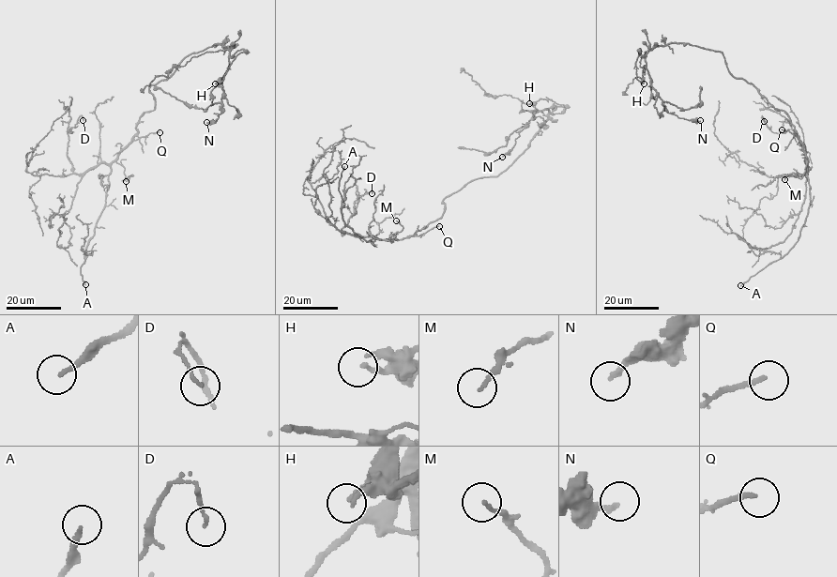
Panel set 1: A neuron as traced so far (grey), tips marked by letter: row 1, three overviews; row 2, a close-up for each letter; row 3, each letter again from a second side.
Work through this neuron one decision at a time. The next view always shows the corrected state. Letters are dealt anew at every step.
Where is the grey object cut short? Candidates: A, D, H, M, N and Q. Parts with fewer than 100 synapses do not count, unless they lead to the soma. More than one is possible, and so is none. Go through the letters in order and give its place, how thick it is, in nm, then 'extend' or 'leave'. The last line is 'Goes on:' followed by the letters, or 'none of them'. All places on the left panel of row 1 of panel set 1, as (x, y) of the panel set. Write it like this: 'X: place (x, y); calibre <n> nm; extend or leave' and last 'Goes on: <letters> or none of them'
A: place (85, 284); calibre 180 nm; extend
D: place (83, 120); calibre 110 nm; leave
H: place (215, 83); calibre 160 nm; leave
M: place (126, 181); calibre 140 nm; leave
N: place (206, 122); calibre 220 nm; leave
Q: place (159, 132); calibre 180 nm; leave
Goes on: A

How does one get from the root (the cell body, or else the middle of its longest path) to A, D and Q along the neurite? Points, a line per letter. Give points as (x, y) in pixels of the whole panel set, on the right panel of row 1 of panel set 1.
A: (762, 96), (788, 115), (802, 144), (810, 186), (810, 204), (797, 242), (781, 258), (769, 263), (740, 285)
D: (762, 96), (788, 115), (807, 173), (798, 135), (791, 129), (774, 132), (764, 121)
Q: (762, 96), (788, 115), (795, 135), (782, 129)

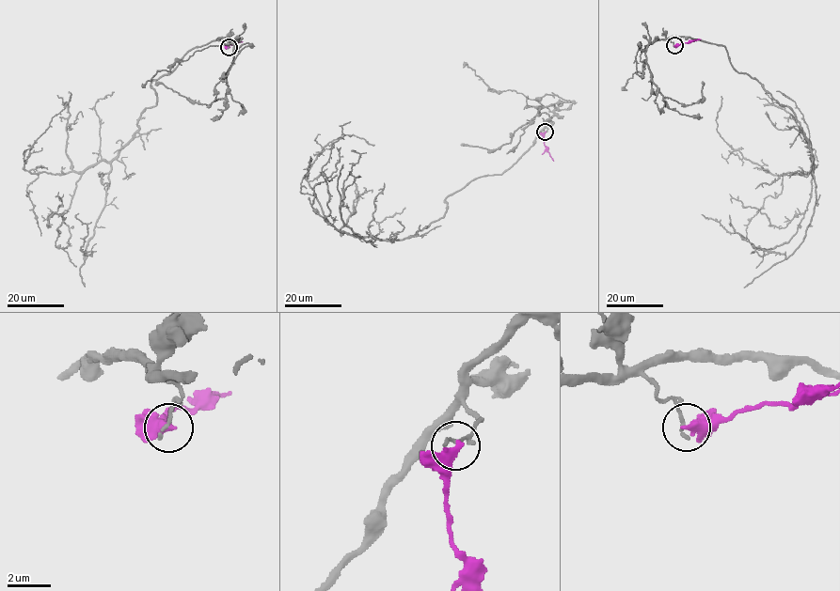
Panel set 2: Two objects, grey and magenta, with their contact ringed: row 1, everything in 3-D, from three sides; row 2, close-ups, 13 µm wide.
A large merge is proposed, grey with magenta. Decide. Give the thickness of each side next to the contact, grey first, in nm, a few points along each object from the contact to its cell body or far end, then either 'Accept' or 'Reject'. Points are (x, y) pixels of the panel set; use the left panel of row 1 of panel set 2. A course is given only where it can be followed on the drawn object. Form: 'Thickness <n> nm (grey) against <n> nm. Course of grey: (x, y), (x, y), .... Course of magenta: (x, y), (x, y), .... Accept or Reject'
Thickness 170 nm (grey) against 480 nm. Course of grey: (229, 46), (195, 46), (153, 80), (157, 102), (76, 183), (69, 243), (55, 247), (67, 211). Course of magenta: (229, 47), (243, 41). Reject

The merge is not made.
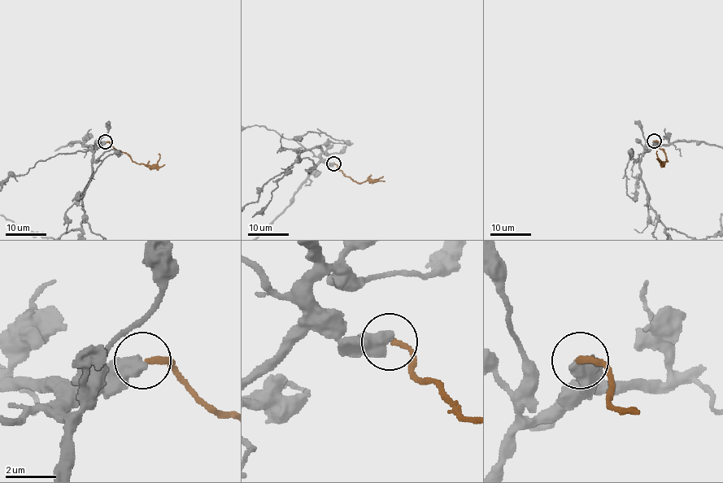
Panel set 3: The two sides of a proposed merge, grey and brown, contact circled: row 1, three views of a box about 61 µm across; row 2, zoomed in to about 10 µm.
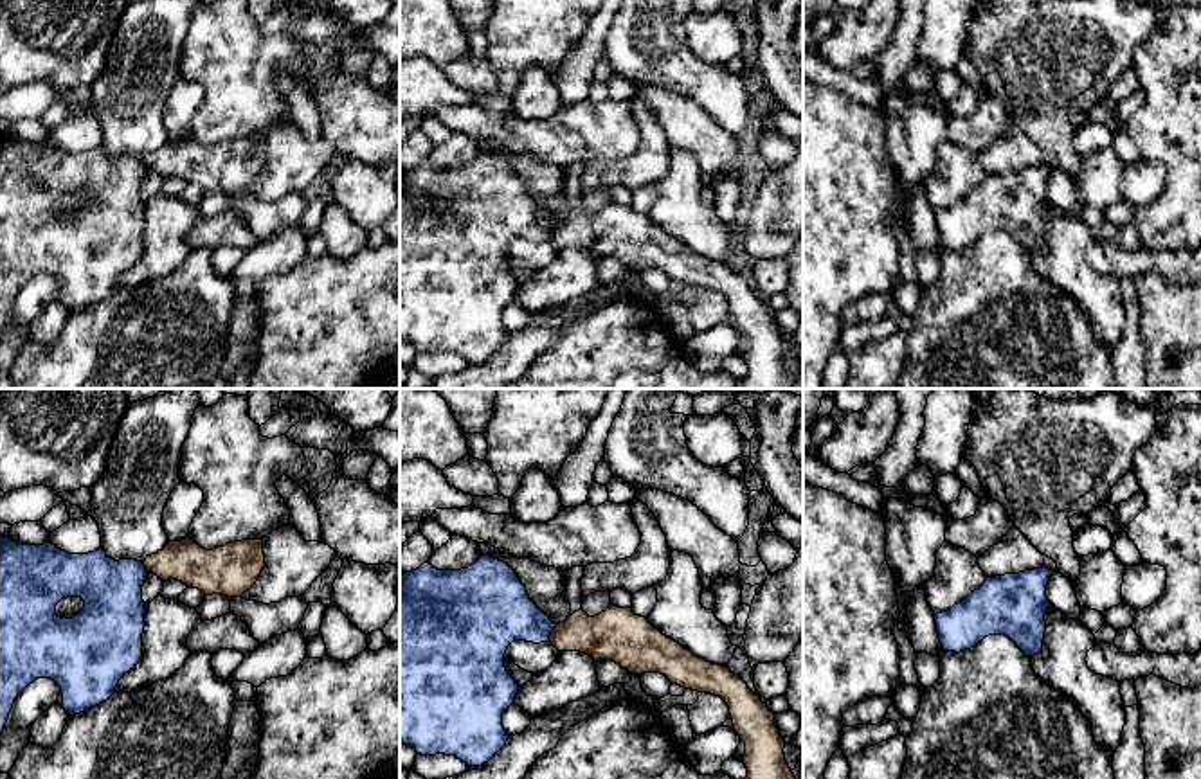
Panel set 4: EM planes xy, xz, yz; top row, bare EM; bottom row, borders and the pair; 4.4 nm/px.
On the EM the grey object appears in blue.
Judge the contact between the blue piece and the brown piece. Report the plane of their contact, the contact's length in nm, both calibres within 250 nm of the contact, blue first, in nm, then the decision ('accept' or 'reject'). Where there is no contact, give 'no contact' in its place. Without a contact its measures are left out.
meets blue in xz; contact 90 nm long; 300 nm thick on the blue side, 200 nm on the other; reject

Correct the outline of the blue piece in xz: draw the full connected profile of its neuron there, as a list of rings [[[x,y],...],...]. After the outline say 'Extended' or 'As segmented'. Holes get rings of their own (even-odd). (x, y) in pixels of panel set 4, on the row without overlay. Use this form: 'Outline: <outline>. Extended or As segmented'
Outline: [[[481,153],[461,167],[438,167],[429,158],[400,171],[400,340],[421,353],[456,353],[481,363],[506,342],[502,309],[519,281],[504,264],[513,237],[549,239],[555,219],[529,196],[515,167]]]. As segmented

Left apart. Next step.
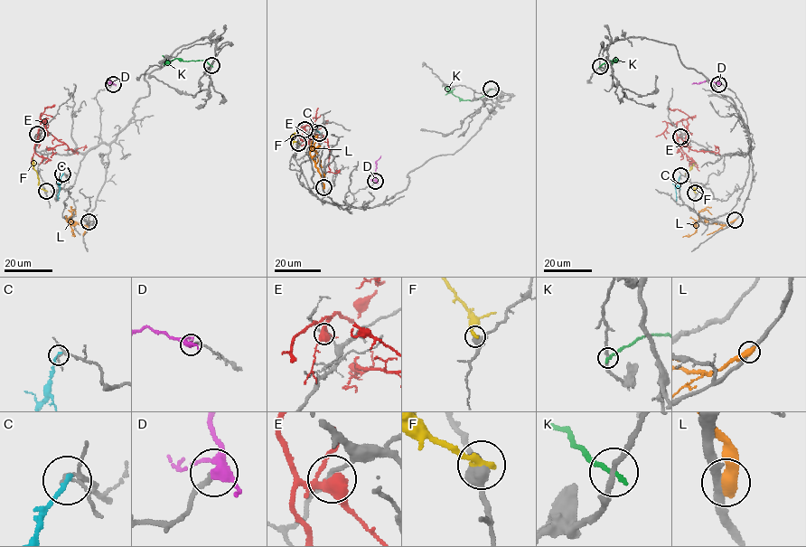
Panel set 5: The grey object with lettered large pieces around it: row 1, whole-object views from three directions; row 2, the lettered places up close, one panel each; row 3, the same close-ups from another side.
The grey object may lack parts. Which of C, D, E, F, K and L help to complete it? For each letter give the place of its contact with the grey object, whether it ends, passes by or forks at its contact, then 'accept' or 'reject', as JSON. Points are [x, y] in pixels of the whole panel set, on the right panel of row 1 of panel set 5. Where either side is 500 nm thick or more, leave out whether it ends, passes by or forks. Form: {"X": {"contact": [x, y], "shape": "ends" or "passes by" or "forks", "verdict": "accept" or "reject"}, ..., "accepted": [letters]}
{"C": {"contact": [680, 175], "shape": "ends", "verdict": "reject"}, "D": {"contact": [718, 84], "shape": "forks", "verdict": "accept"}, "E": {"contact": [680, 136], "shape": "forks", "verdict": "reject"}, "F": {"contact": [695, 193], "shape": "ends", "verdict": "reject"}, "K": {"contact": [600, 66], "shape": "ends", "verdict": "reject"}, "L": {"contact": [735, 220], "verdict": "reject"}, "accepted": ["D"]}

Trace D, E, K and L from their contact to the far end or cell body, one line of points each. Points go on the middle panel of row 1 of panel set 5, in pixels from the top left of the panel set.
D: (375, 181), (376, 162), (380, 155)
E: (304, 129), (307, 125), (311, 127), (310, 137), (326, 138), (328, 171), (336, 171)
K: (491, 89), (477, 99), (469, 100), (460, 99), (442, 86)
L: (323, 187), (321, 174), (310, 154), (312, 146), (314, 147), (314, 136)

